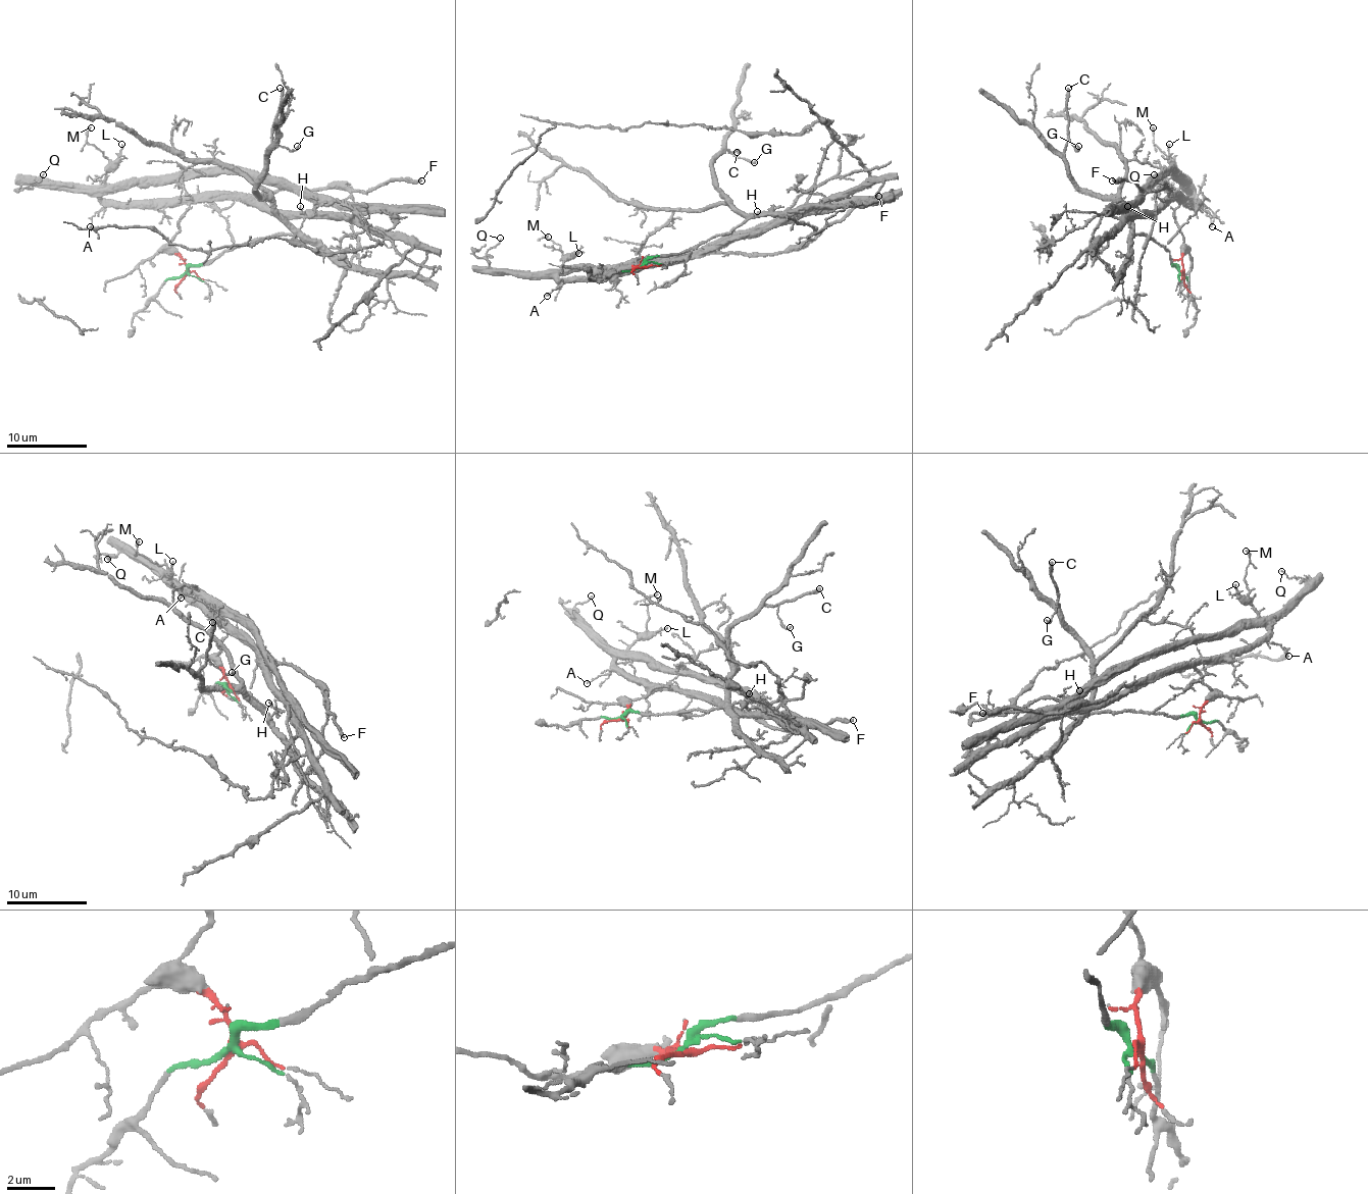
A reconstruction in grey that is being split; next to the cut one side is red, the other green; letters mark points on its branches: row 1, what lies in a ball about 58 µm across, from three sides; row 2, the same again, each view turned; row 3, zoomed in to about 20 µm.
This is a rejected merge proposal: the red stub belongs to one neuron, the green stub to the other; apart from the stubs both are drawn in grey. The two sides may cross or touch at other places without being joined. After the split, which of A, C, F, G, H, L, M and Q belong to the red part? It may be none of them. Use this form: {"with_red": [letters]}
{"with_red": ["A", "F", "L", "M", "Q"]}

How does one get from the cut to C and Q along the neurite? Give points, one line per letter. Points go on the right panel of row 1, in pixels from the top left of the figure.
C: (1182, 274), (1160, 244), (1133, 231), (1133, 225), (1112, 200), (1077, 186), (1065, 157), (1067, 88)
Q: (1184, 274), (1184, 238), (1174, 210), (1180, 204), (1194, 202), (1192, 192), (1174, 188), (1154, 173)

